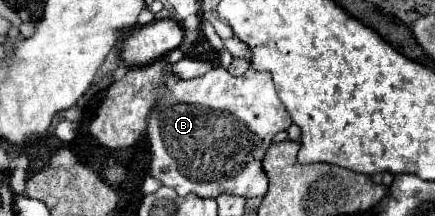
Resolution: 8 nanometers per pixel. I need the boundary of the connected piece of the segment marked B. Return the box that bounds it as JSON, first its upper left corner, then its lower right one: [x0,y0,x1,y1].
[146,67,292,197]

